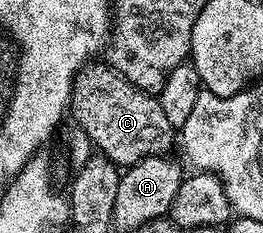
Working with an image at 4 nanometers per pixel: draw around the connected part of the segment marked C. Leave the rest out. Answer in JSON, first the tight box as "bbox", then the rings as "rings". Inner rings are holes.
{"bbox":[70,64,176,168],"rings":[[[87,64],[75,75],[75,87],[71,90],[70,113],[84,130],[86,141],[102,157],[108,158],[120,168],[134,165],[141,158],[166,155],[171,141],[176,141],[176,131],[165,120],[161,104],[154,93],[140,90],[128,78],[122,78],[110,65]]]}

